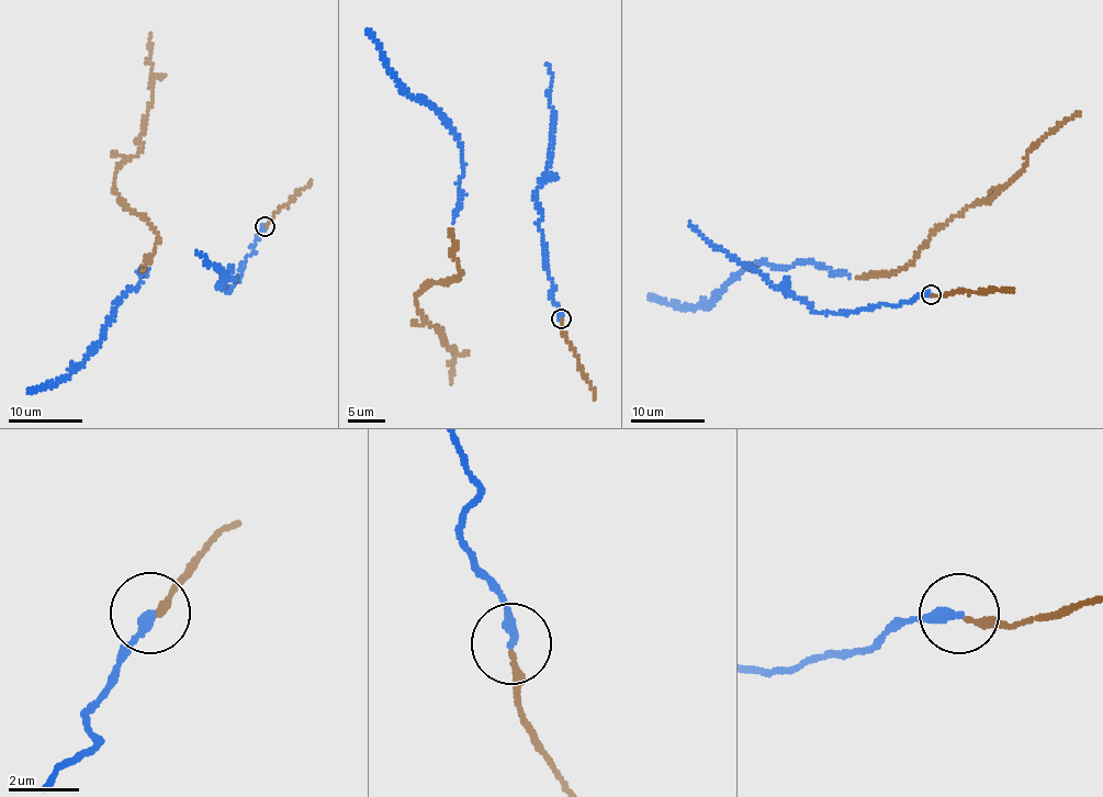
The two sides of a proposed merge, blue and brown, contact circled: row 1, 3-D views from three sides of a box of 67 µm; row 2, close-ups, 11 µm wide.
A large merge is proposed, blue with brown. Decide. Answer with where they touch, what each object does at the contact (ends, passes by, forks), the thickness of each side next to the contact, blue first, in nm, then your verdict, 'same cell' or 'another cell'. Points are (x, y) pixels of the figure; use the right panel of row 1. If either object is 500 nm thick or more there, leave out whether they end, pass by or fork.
at (931, 294); blue ends there; brown ends there; 280 nm thick on the blue side, 200 nm on the other; same cell

